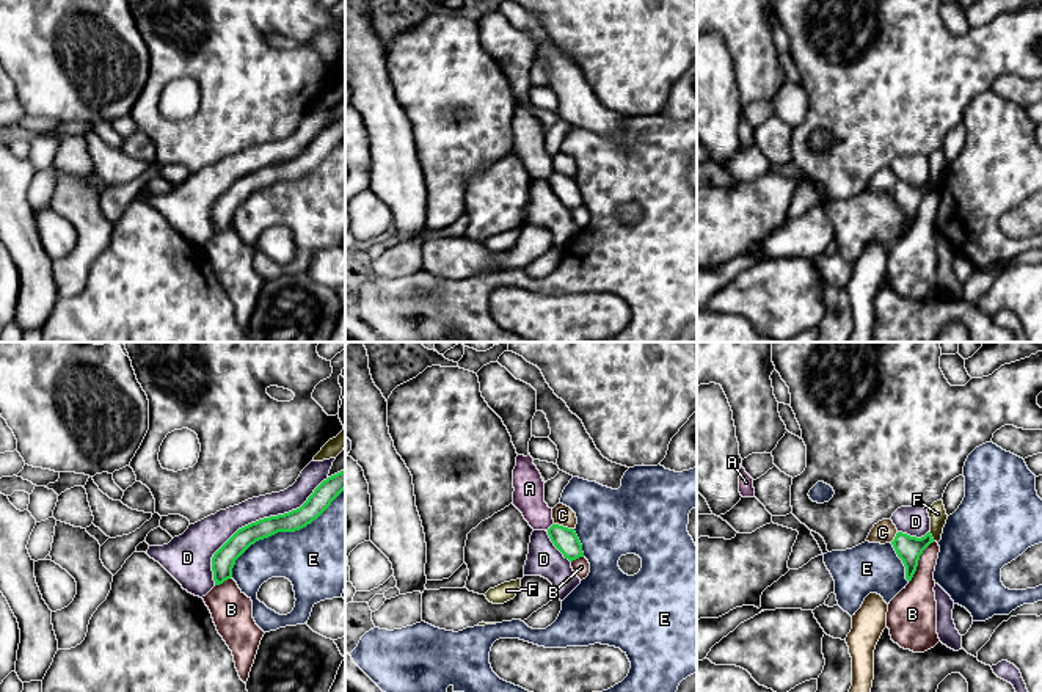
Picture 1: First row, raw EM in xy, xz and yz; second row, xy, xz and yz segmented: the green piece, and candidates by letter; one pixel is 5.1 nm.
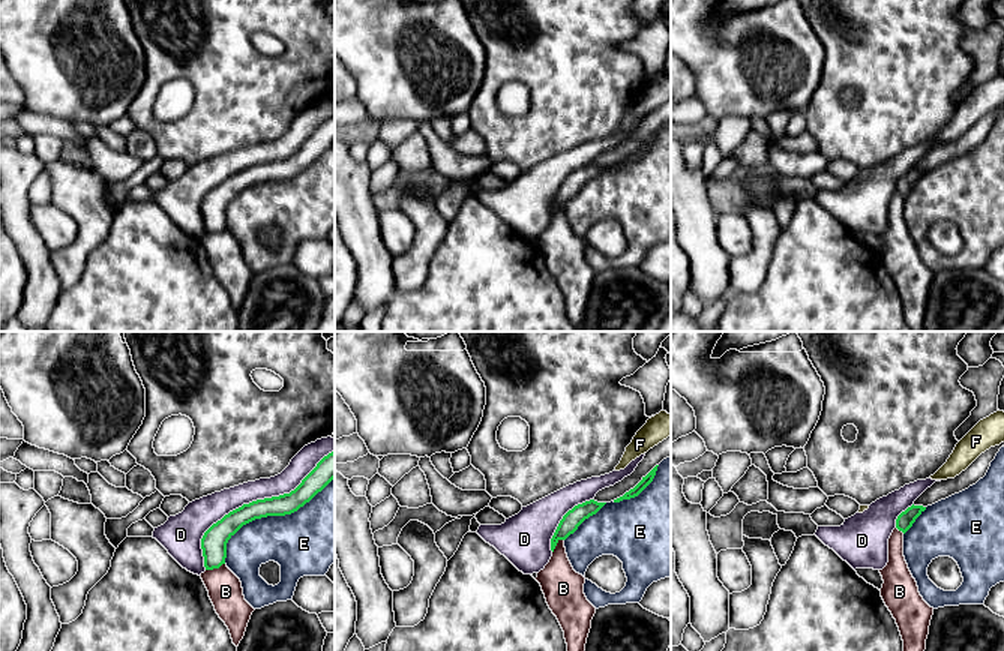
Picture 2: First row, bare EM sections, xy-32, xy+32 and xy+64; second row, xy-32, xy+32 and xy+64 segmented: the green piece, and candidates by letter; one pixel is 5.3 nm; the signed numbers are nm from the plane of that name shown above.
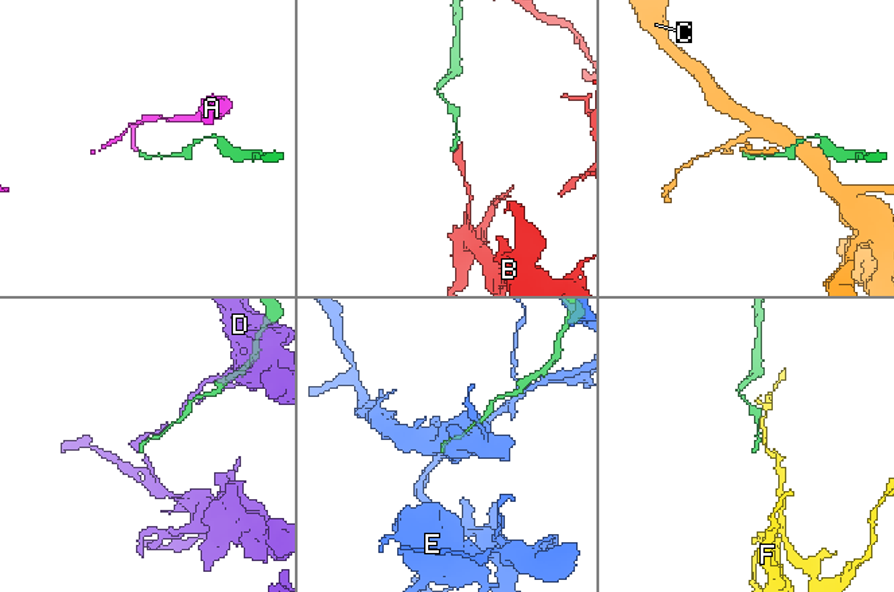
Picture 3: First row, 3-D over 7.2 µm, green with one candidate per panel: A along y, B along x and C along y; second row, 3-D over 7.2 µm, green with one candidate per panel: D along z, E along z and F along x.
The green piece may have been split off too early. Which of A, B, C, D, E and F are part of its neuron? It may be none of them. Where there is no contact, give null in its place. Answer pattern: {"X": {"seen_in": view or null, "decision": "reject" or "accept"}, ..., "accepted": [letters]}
{"A": {"seen_in": "xz", "decision": "reject"}, "B": {"seen_in": "yz", "decision": "reject"}, "C": {"seen_in": "xz", "decision": "reject"}, "D": {"seen_in": "xy", "decision": "reject"}, "E": {"seen_in": "xy", "decision": "reject"}, "F": {"seen_in": "yz", "decision": "reject"}, "accepted": []}

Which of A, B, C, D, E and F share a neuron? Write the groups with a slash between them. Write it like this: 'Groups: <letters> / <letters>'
Groups: A / B / C / D / E / F

